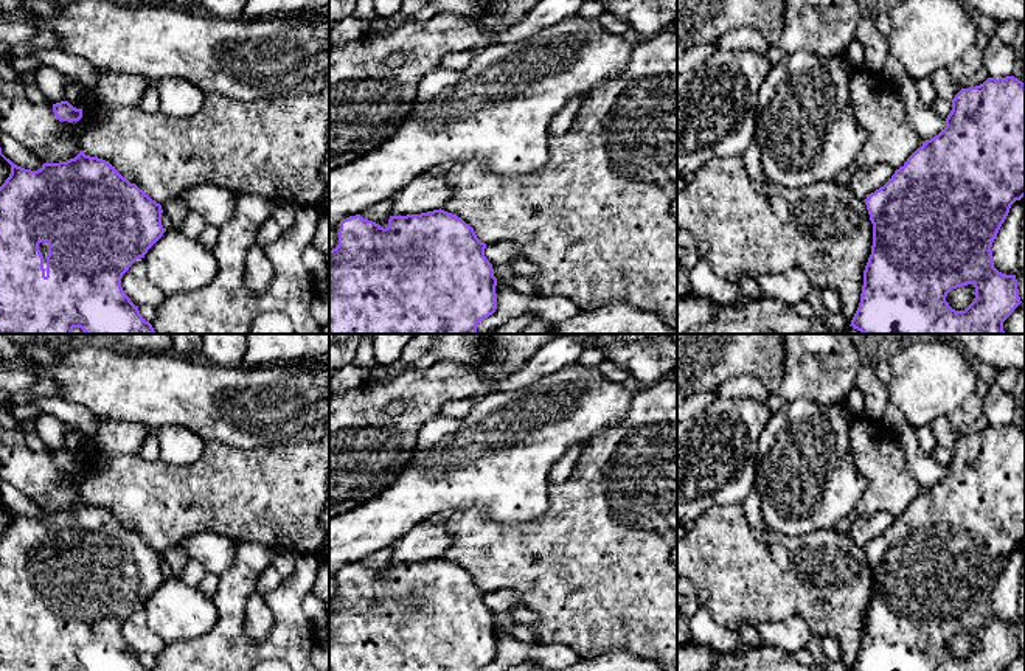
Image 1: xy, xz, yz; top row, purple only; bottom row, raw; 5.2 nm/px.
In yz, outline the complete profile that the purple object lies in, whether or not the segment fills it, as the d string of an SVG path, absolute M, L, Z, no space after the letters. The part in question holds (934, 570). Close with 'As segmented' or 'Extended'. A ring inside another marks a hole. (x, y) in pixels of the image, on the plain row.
M1014 424L988 426L983 432L961 436L952 447L952 458L946 466L946 475L930 488L926 488L907 509L895 519L891 527L865 547L873 572L871 603L863 618L863 634L859 655L851 671L1003 671L1022 651L1016 623L1006 623L994 615L992 590L1005 570L1011 553L1025 544L1025 432ZM972 632L975 646L964 659L955 659L946 649L952 637Z. As segmented

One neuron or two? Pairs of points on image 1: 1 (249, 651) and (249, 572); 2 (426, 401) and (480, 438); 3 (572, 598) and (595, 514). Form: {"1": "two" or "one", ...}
{"1": "one", "2": "two", "3": "one"}

